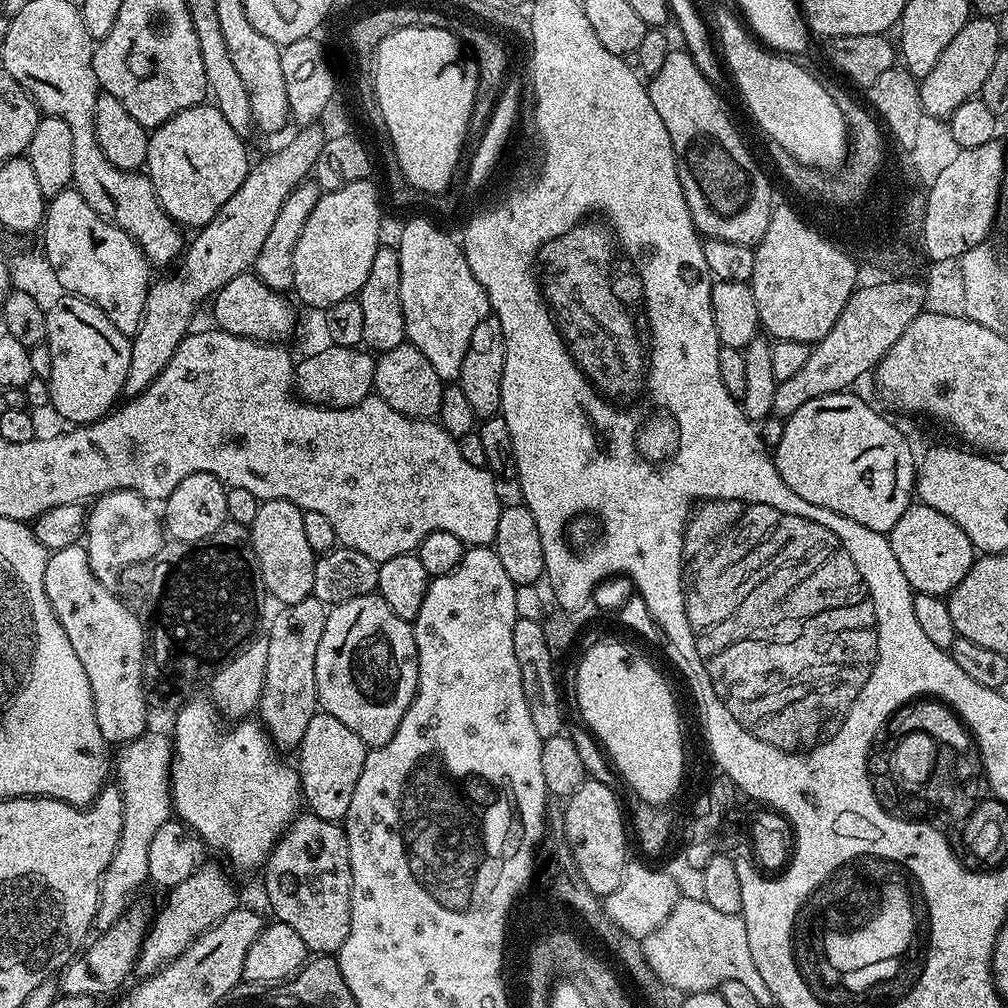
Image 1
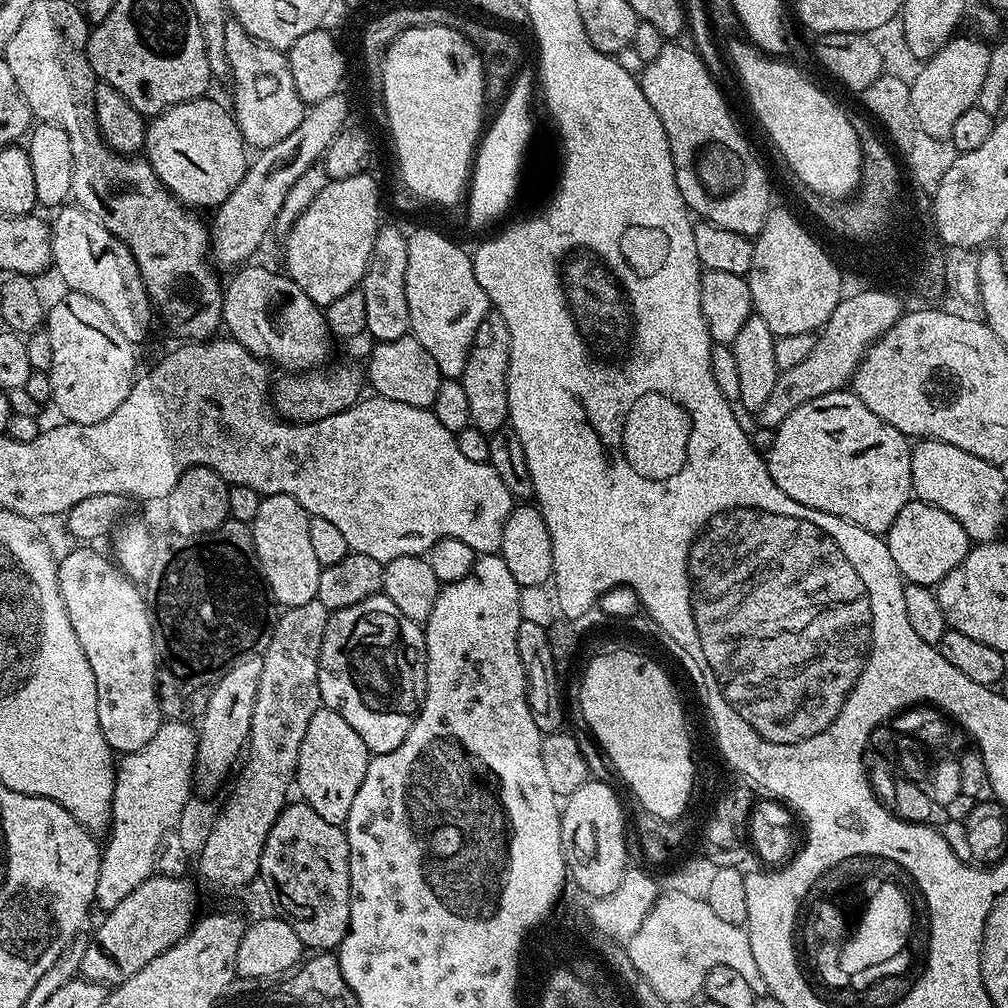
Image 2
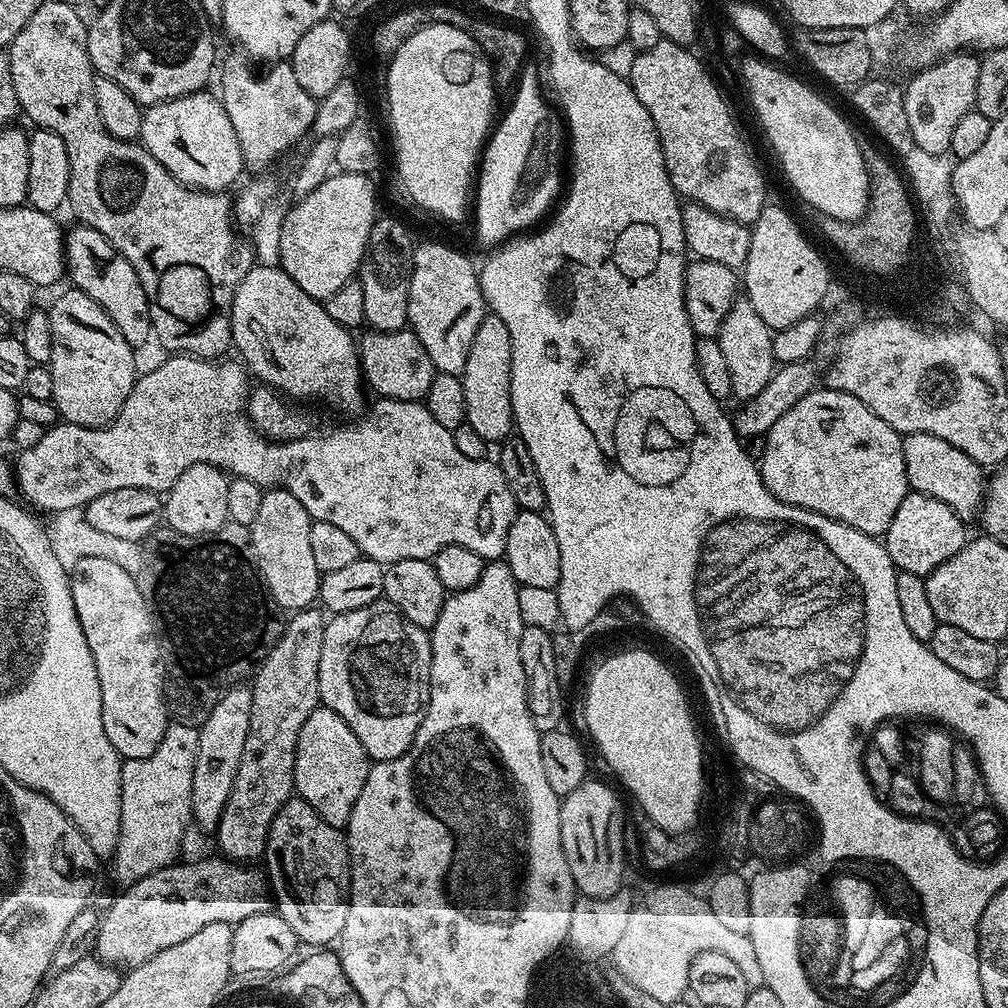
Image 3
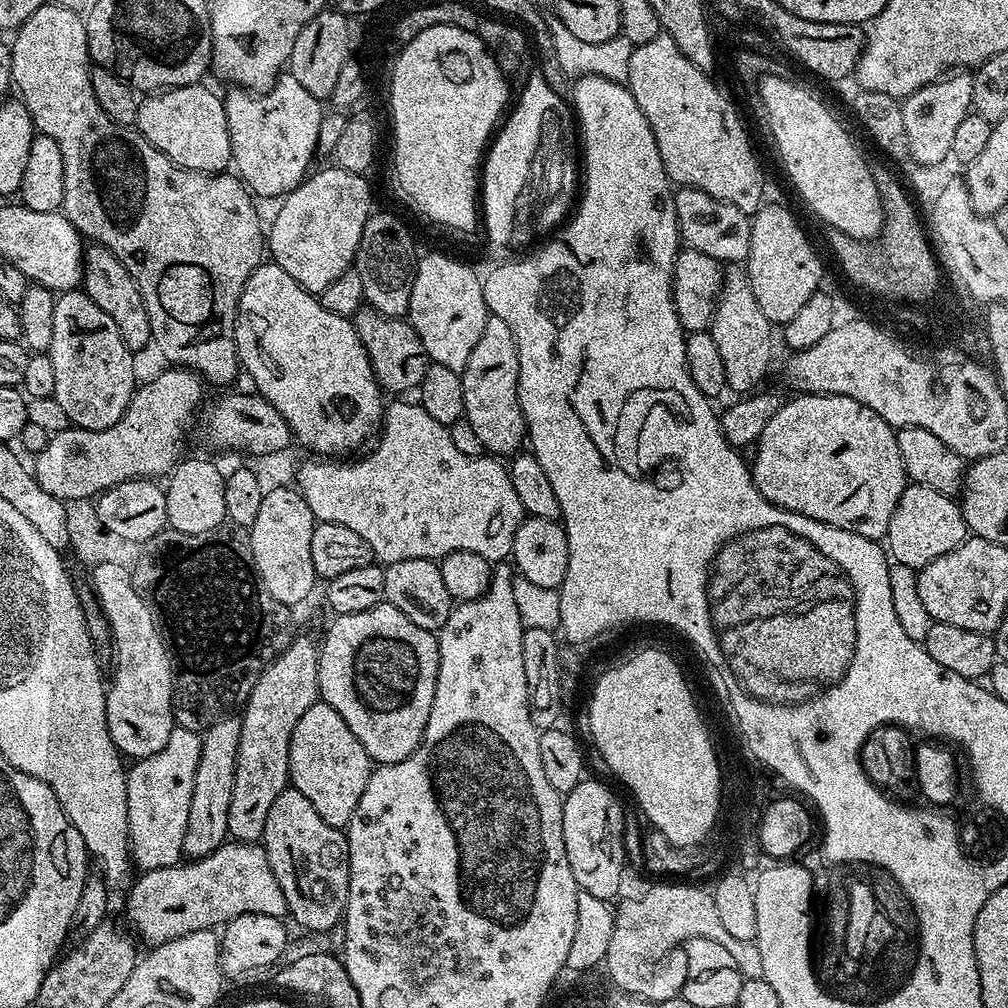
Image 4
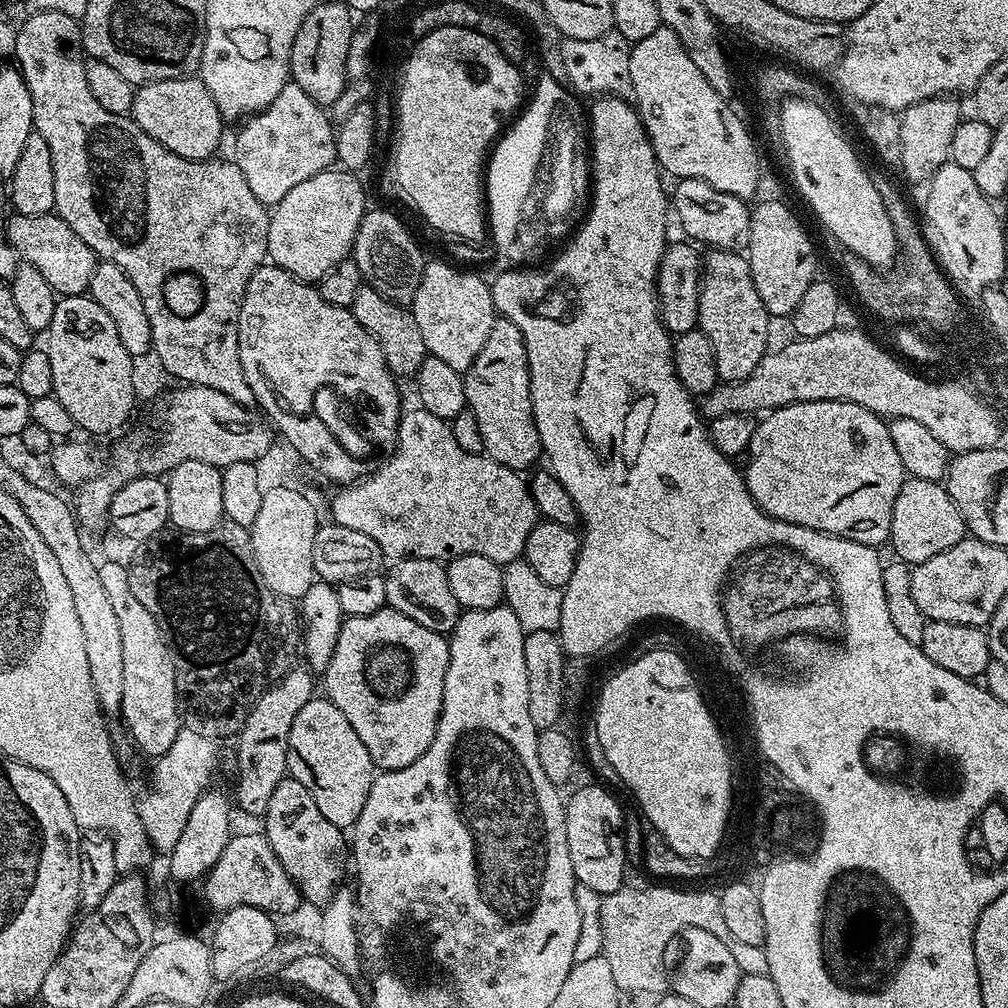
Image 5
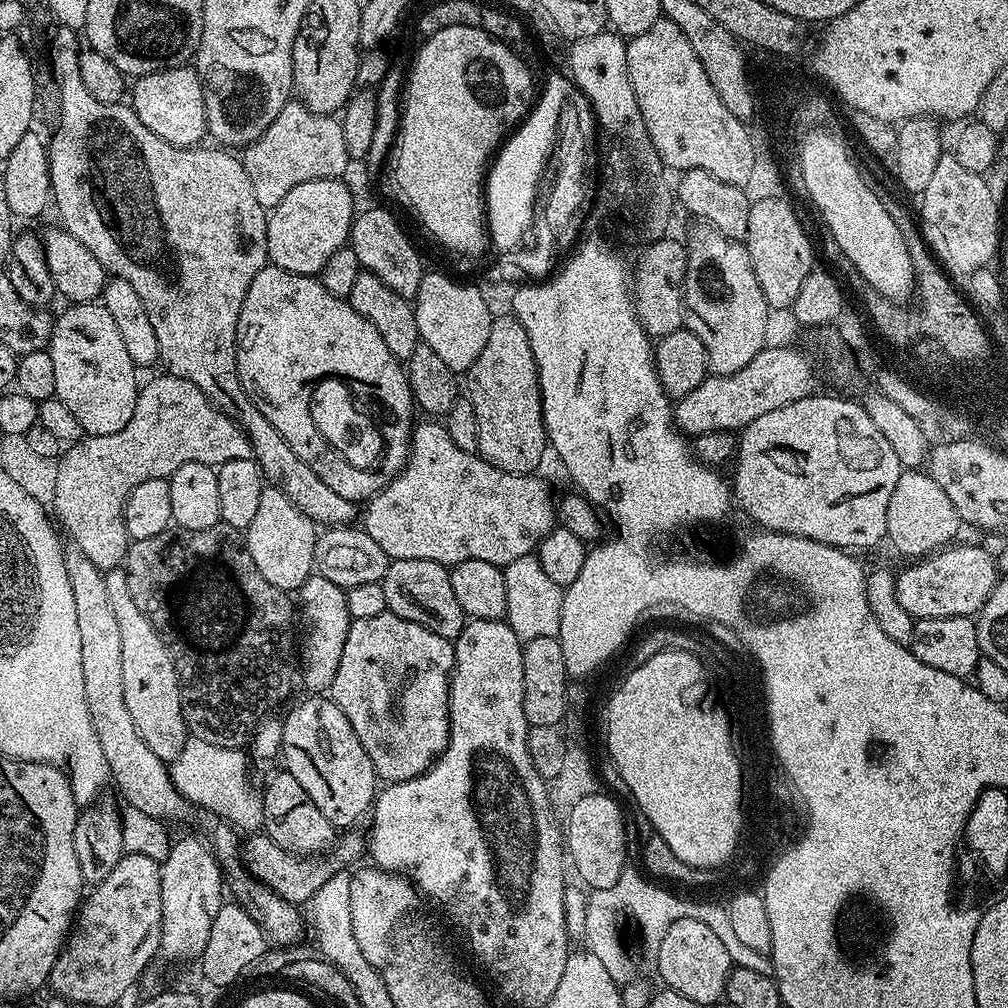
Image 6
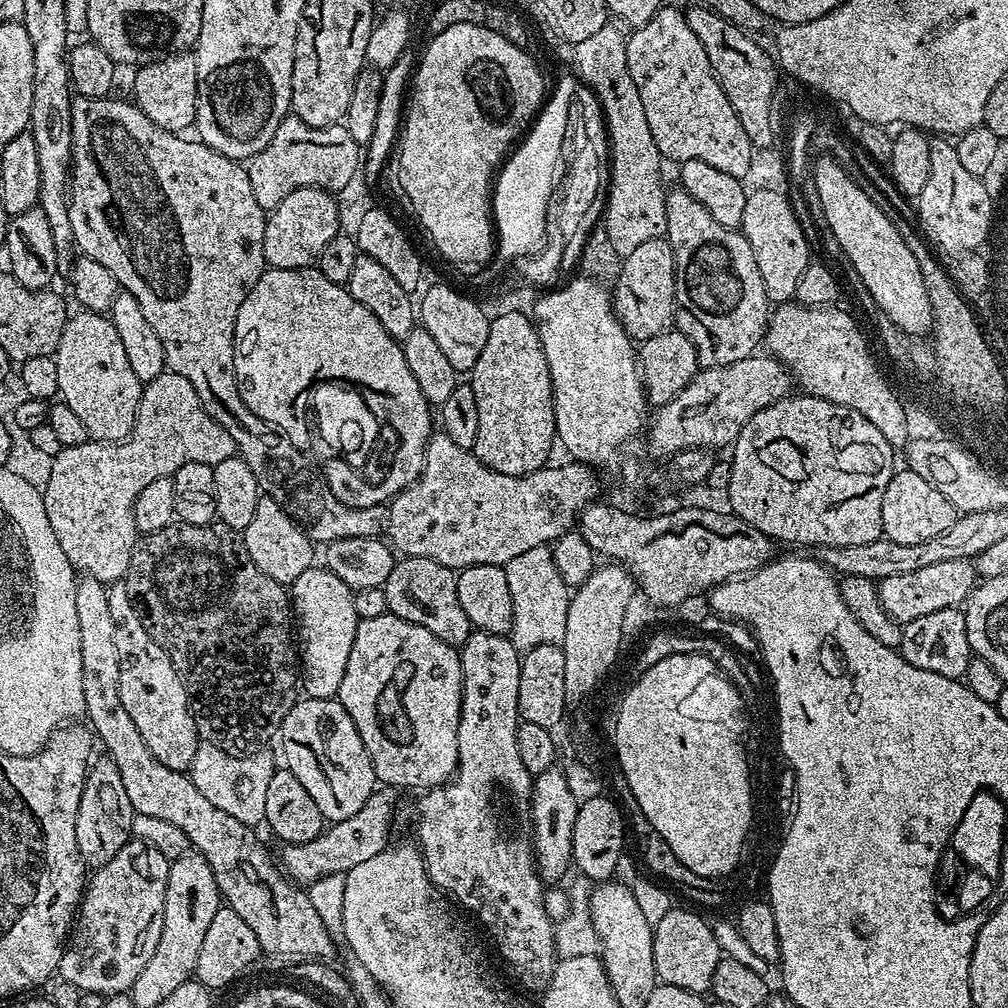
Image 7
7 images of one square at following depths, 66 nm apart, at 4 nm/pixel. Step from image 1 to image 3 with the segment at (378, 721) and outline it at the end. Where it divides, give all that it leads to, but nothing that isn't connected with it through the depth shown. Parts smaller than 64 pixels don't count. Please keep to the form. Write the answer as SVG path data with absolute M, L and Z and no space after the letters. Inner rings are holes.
M381 598L370 606L362 606L362 610L335 613L325 623L318 662L321 705L334 710L334 714L354 730L358 742L362 742L373 761L393 760L406 754L414 742L424 711L428 709L431 661L431 635L410 622L389 600Z

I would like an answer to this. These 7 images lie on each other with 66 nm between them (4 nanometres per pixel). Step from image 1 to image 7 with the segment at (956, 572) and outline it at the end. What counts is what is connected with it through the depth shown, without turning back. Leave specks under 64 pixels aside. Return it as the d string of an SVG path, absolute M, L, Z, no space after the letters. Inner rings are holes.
M897 470L882 494L882 526L884 536L894 542L926 542L938 538L942 530L950 530L958 513L956 507L941 492L934 490L926 478L907 470Z

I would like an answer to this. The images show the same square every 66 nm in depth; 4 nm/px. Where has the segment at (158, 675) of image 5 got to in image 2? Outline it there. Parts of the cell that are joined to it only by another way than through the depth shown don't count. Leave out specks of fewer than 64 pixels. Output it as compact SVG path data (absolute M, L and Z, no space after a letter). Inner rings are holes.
M76 546L72 552L66 554L58 560L56 573L58 574L58 590L62 594L62 602L66 606L66 614L70 616L70 626L74 626L74 634L78 634L78 646L82 646L82 654L86 654L86 662L90 662L90 670L94 670L94 682L98 686L98 726L102 726L102 734L106 742L112 747L113 753L123 754L132 751L142 750L150 741L150 738L157 734L162 721L160 710L160 697L158 695L158 679L156 680L156 668L158 672L158 649L156 647L156 633L154 631L154 621L150 615L149 605L146 603L146 596L135 583L132 582L120 570L115 563L103 556L100 552L95 552L92 546Z

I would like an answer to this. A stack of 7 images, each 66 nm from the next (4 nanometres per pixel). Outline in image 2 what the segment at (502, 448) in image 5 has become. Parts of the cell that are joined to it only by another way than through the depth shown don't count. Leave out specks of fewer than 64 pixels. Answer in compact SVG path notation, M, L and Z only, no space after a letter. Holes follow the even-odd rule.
M494 310L478 326L466 370L458 377L470 401L470 418L478 430L489 434L509 423L508 418L508 367L510 366L510 330Z

